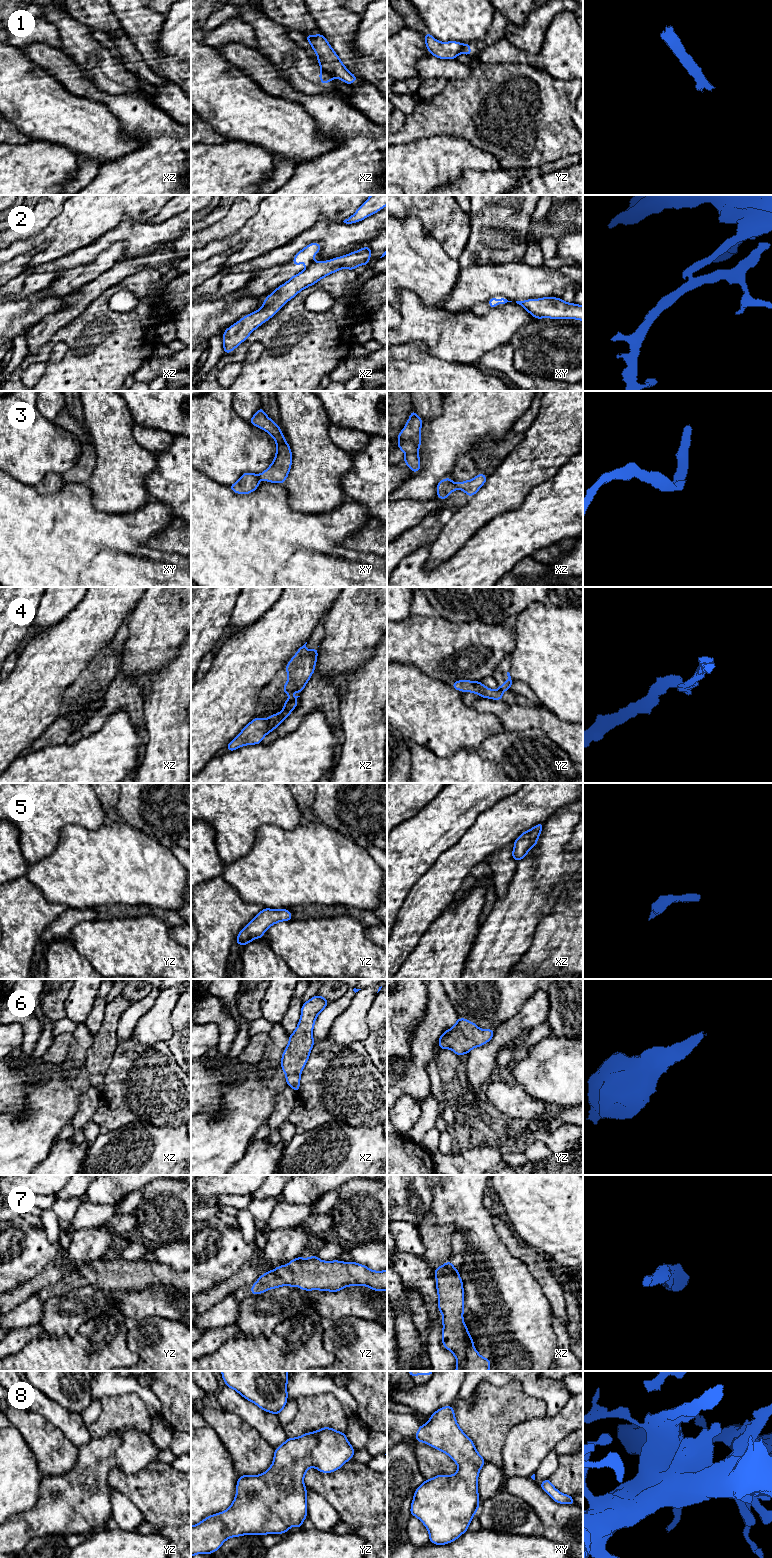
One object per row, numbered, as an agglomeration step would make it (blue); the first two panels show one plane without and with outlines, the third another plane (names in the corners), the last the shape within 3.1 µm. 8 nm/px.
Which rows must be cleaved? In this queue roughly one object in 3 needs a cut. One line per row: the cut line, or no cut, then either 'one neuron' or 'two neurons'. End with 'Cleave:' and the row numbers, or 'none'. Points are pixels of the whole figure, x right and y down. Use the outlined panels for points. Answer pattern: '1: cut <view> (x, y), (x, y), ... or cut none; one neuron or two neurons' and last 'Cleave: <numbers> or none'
1: cut xz (322, 70), (333, 76); two neurons
2: cut xz (312, 260), (307, 267); two neurons
3: cut xz (455, 484), (457, 488); two neurons
4: cut yz (499, 688), (502, 691); two neurons
5: cut none; one neuron
6: cut none; one neuron
7: cut none; one neuron
8: cut none; one neuron
Cleave: 1, 2, 3, 4

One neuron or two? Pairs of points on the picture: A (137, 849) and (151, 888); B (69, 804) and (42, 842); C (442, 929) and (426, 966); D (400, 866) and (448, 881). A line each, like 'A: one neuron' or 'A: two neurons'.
A: one neuron
B: one neuron
C: one neuron
D: two neurons

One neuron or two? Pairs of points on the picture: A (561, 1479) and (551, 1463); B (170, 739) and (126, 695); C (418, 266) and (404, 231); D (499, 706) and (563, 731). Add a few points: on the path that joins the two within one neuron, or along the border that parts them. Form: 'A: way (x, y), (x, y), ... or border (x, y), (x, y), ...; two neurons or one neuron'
A: border (558, 1456), (558, 1466), (548, 1478); two neurons
B: border (143, 699), (143, 719), (147, 734); two neurons
C: way (409, 257), (404, 252), (404, 240); one neuron
D: way (515, 717), (539, 717), (547, 721); one neuron

